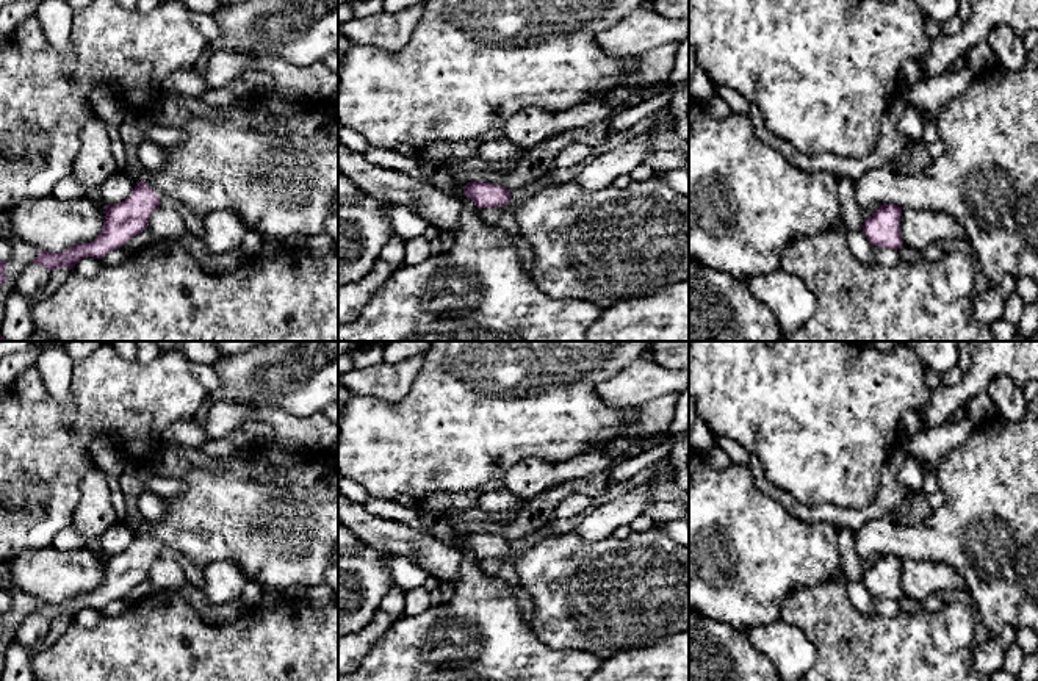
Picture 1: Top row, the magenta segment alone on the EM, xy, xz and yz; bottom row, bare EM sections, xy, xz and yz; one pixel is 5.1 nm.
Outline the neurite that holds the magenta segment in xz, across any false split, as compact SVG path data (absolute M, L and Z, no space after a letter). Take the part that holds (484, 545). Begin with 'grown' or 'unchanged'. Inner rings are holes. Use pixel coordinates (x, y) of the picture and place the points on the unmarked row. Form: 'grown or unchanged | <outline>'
grown | M658 523L653 529L645 532L631 532L628 537L623 539L609 535L603 540L593 542L586 542L575 531L571 531L557 537L543 539L529 548L512 548L510 542L499 535L468 532L465 535L463 546L470 548L479 560L493 557L504 557L514 560L514 568L520 581L518 586L529 593L534 603L532 631L543 643L556 650L582 650L586 653L598 656L601 661L606 661L622 651L651 645L672 634L689 632L689 548L676 543L669 535L665 535L664 531L658 526Z

